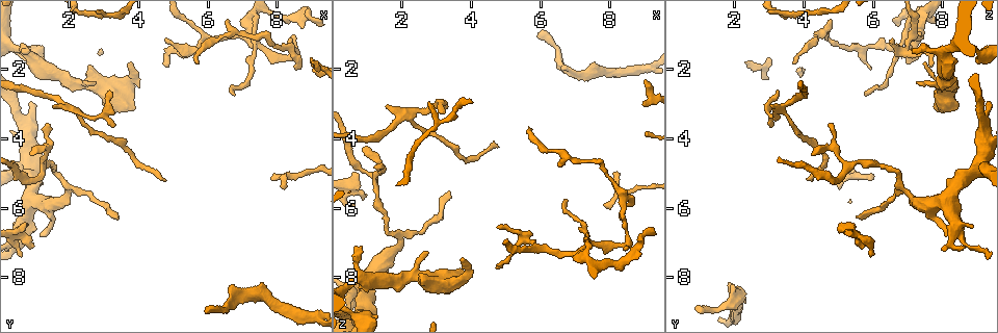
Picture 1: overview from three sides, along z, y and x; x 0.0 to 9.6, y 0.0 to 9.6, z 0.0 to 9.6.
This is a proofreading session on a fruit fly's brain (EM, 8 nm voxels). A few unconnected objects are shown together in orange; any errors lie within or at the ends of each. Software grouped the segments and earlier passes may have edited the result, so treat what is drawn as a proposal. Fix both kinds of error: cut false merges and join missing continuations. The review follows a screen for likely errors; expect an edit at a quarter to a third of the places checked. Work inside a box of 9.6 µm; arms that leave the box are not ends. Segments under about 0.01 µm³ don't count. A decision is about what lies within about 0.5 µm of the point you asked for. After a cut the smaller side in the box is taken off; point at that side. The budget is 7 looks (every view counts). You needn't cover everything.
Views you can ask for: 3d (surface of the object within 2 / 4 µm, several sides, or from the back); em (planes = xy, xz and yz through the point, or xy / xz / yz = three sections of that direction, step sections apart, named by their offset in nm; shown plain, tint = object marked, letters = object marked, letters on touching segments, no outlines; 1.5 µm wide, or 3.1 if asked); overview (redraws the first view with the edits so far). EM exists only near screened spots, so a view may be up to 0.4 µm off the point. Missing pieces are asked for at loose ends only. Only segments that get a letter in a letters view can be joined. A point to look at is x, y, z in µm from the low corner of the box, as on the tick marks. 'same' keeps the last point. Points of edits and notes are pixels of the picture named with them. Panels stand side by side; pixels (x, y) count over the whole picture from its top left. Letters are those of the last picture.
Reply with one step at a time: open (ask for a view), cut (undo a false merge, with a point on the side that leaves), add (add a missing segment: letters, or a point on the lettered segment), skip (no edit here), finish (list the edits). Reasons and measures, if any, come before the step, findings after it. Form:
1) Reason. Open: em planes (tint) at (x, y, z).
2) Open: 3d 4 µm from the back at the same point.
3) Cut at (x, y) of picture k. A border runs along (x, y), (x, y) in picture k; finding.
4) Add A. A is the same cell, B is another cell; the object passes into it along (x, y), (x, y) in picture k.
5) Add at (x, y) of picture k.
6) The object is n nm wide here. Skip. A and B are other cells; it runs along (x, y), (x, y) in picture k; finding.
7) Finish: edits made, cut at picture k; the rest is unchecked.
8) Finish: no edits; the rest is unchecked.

Tapers out. Open: em planes (letters) at (8.15, 5.50, 5.05).

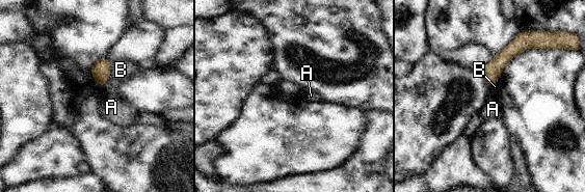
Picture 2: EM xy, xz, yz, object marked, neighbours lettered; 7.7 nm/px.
The object is 110 nm wide here. Skip. A and B are other cells; it runs along (528, 43), (495, 66), (490, 82) in picture 2; none of them fits.

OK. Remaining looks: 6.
An open end. Open: 3d 2 µm at (5.75, 1.80, 3.65).

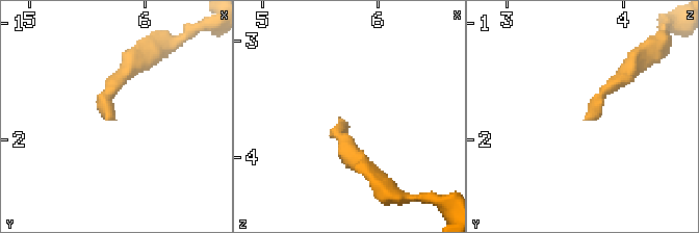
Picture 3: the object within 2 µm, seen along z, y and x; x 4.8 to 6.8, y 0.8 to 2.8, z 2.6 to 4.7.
Open: em planes (tint) at (5.76, 1.84, 3.70).

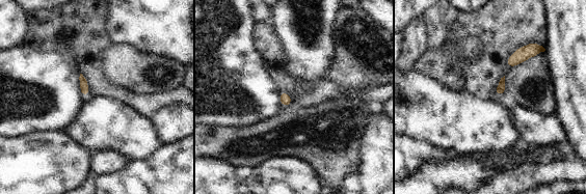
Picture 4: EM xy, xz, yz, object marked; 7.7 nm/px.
Open: em planes (letters) at the same point.

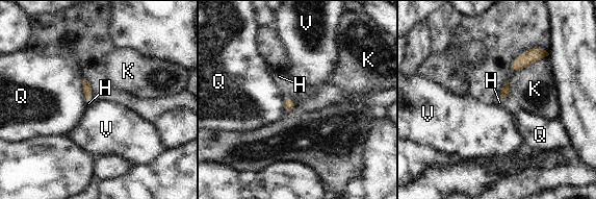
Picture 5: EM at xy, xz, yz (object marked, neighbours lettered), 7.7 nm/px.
Add H. H is the same cell, K, Q and V are other cells; the object passes into it along (87, 94), (88, 99), (88, 103) in picture 5; the neuron continues.

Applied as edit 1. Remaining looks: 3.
Finish: edits made, add at picture 5; the rest is unchecked.

